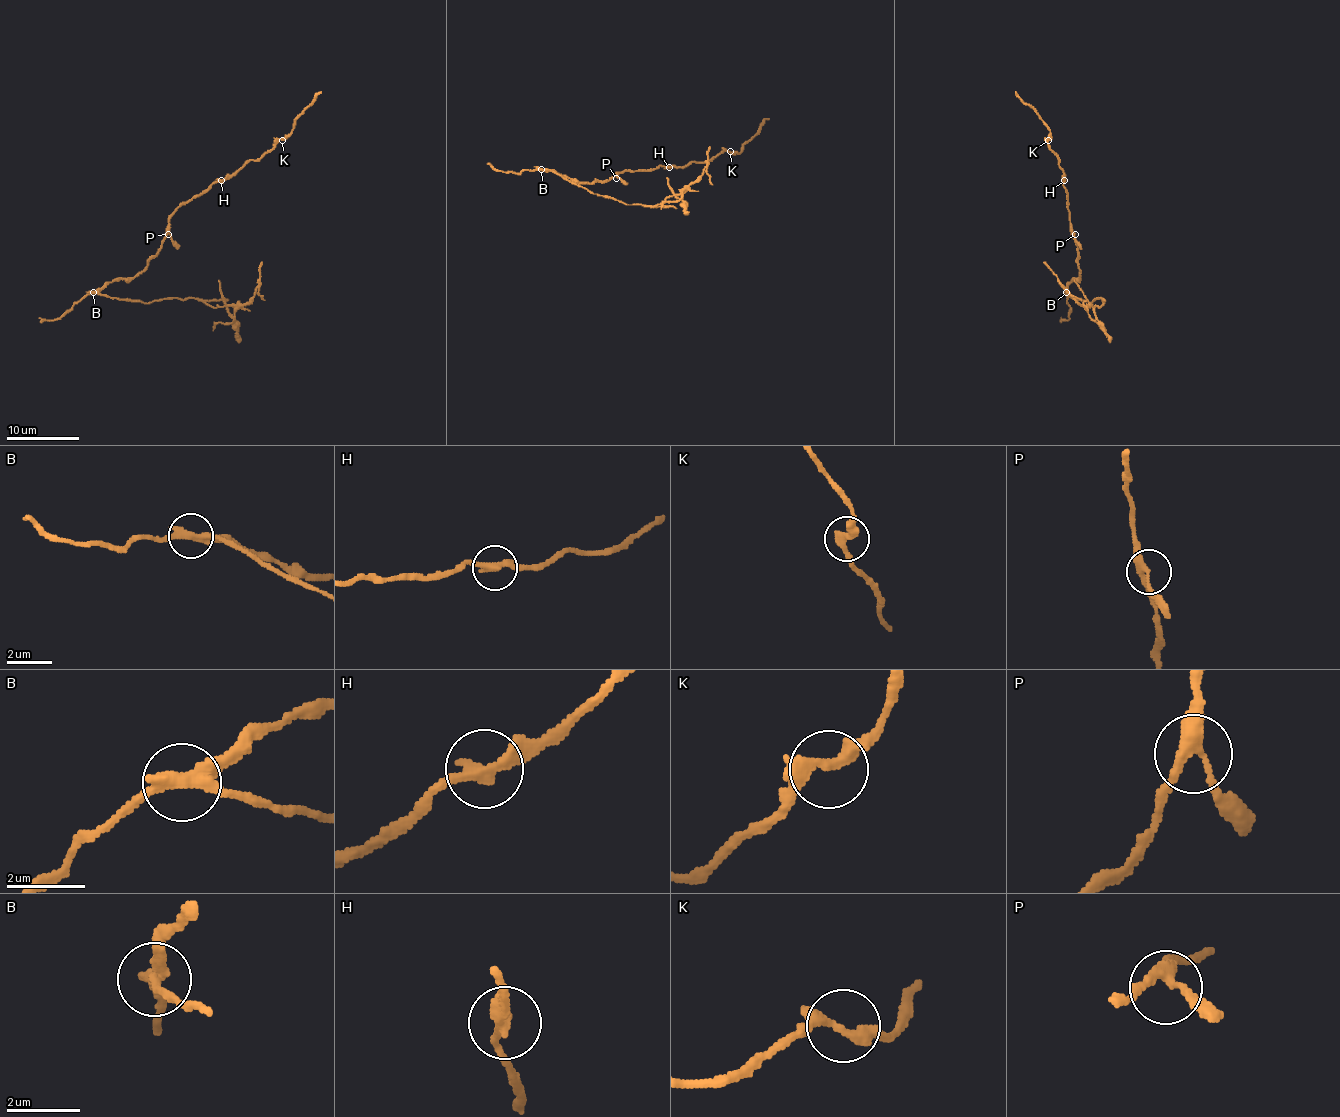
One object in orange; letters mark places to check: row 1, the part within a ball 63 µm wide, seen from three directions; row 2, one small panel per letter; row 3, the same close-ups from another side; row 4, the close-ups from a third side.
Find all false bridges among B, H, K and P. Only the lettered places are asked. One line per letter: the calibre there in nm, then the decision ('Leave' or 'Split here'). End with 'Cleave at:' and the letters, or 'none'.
B: Thickness 300 nm. Split here
H: Thickness 300 nm. Leave
K: Thickness 240 nm. Leave
P: Thickness 280 nm. Leave
Cleave at: B

